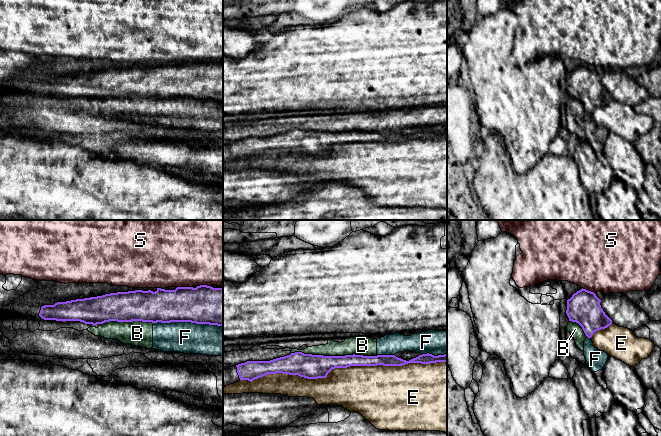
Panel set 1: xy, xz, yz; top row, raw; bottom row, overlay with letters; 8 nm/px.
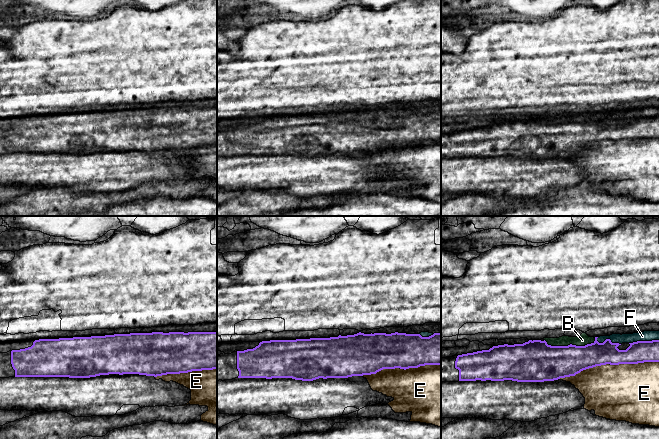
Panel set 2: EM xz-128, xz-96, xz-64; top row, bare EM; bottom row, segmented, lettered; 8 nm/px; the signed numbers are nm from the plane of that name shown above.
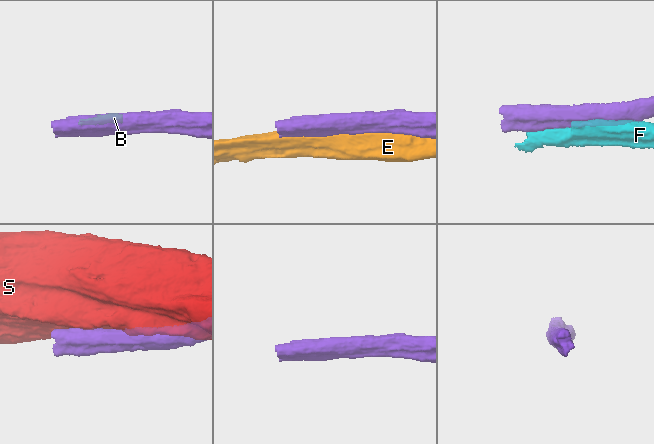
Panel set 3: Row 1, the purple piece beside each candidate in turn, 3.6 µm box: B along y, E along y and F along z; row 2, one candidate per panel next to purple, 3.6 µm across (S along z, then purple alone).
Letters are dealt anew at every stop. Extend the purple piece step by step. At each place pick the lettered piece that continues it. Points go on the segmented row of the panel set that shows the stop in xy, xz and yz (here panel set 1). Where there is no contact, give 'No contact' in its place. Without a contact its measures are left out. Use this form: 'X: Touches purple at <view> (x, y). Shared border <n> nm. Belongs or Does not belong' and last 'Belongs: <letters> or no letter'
B: Touches purple at xz (334, 356). Shared border 700 nm. Does not belong
E: Touches purple at xz (342, 367). Shared border 1650 nm. Does not belong
F: Touches purple at xy (188, 321). Shared border 550 nm. Does not belong
S: Touches purple at xy (184, 287). Shared border 120 nm. Does not belong
Belongs: no letter

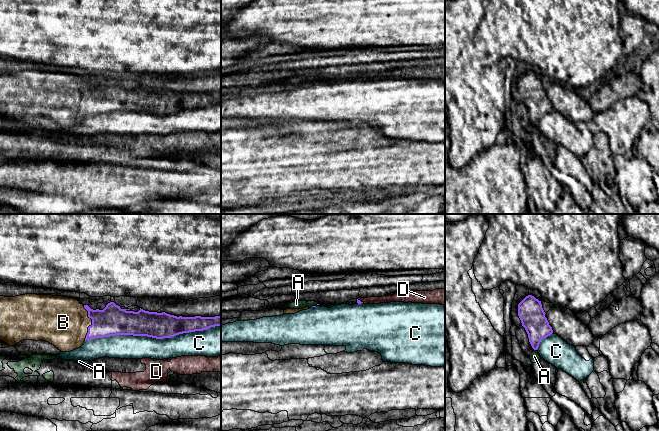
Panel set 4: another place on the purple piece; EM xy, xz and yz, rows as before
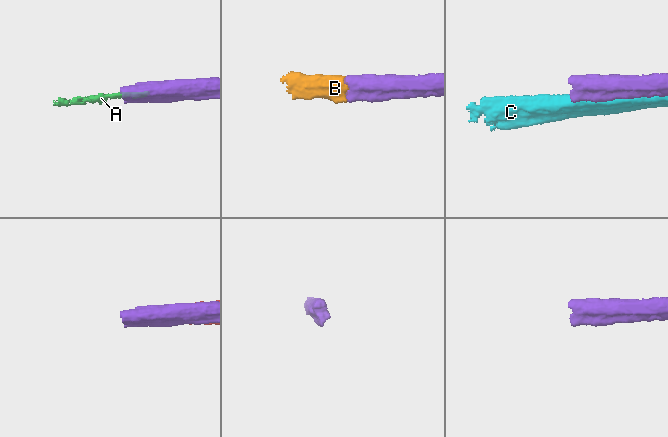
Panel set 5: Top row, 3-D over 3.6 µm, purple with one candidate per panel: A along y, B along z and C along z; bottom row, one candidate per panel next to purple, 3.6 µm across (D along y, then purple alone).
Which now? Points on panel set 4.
A: Touches purple at yz (535, 349). Shared border 30 nm. Does not belong
B: Touches purple at xy (92, 323). Shared border 280 nm. Belongs
C: Touches purple at xy (152, 337). Shared border 1100 nm. Does not belong
D: Touches purple at xz (359, 300). Shared border 60 nm. Does not belong
Belongs: B

